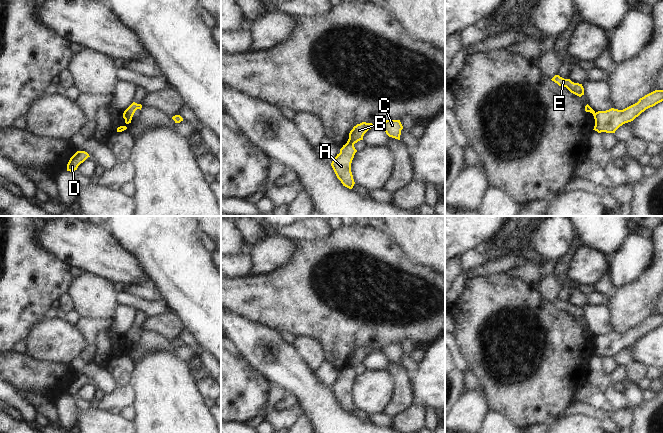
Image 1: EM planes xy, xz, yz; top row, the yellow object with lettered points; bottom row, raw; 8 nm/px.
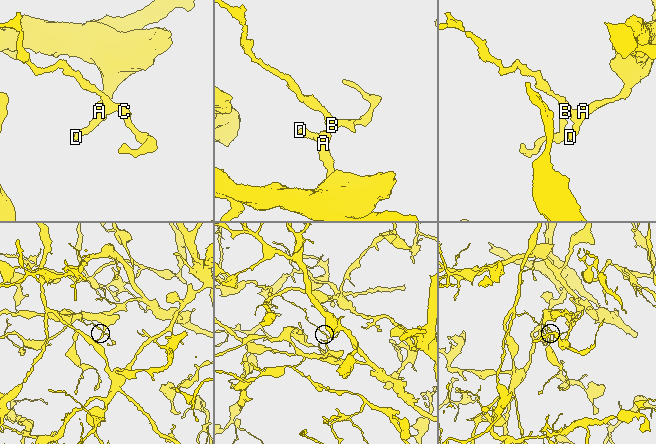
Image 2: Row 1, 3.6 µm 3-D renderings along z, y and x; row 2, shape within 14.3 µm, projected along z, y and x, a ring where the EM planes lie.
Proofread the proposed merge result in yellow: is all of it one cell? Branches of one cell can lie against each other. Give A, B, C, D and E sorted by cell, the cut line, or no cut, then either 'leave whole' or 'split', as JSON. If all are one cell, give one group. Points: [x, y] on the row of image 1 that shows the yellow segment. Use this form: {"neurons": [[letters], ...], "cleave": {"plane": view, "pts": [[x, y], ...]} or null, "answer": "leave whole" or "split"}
{"neurons": [["A", "D"], ["B", "C", "E"]], "cleave": {"plane": "xz", "pts": [[348, 140], [353, 144]]}, "answer": "split"}

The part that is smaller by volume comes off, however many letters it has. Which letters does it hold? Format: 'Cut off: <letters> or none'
Cut off: B, C, E

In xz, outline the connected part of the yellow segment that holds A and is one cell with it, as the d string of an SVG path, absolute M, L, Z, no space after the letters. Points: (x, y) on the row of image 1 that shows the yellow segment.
M347 141L345 145L340 149L340 153L334 158L331 166L337 176L341 181L343 186L352 189L355 182L351 172L351 163L357 150L354 144Z

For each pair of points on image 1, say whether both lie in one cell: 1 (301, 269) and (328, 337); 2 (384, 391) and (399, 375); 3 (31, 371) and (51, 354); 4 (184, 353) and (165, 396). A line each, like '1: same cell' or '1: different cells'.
1: same cell
2: different cells
3: different cells
4: different cells

